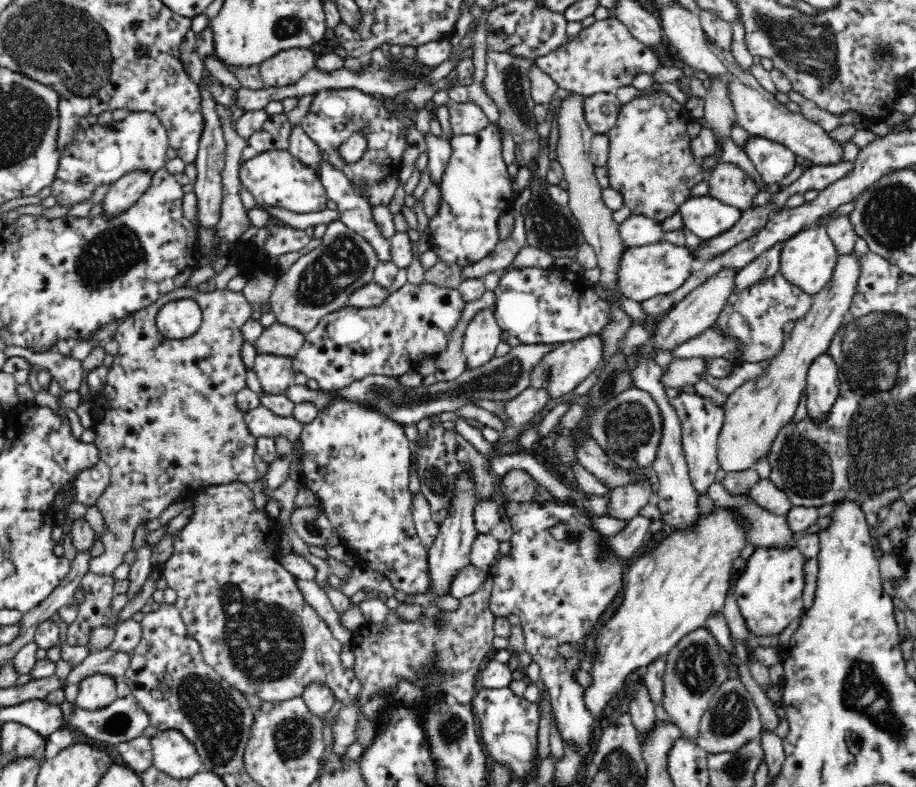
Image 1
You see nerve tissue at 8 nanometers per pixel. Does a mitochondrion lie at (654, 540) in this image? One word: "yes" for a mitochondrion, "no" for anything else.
no

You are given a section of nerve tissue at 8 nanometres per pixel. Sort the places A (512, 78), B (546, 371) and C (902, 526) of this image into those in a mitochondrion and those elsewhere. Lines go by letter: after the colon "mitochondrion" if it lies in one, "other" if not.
A: mitochondrion
B: mitochondrion
C: other

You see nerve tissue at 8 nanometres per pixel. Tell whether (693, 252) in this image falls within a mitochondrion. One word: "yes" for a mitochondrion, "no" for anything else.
no

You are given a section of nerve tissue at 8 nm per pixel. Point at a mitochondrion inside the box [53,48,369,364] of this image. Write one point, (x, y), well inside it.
(104, 260)

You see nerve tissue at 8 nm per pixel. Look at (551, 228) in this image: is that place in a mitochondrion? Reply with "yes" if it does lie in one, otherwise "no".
yes

